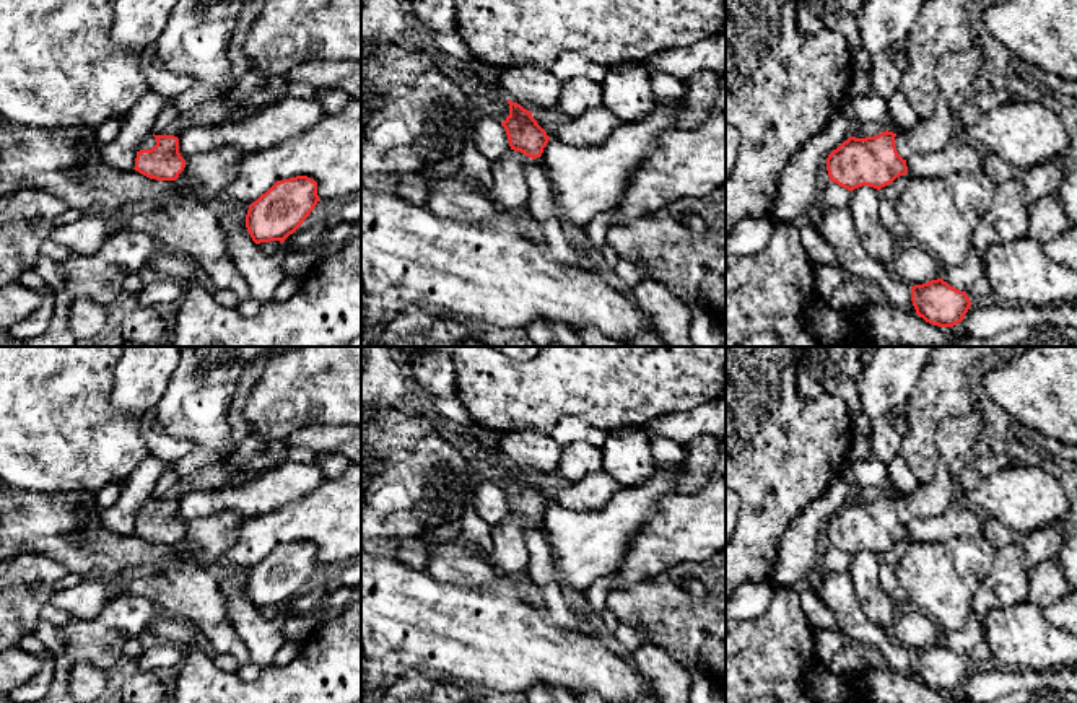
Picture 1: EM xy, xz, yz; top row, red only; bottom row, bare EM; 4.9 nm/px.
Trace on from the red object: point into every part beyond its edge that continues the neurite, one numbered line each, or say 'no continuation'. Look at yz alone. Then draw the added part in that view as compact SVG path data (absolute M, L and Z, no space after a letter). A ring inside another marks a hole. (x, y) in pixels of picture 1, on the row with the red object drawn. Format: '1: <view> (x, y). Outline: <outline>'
1: yz (955, 72). Outline: M968 49L945 54L935 70L939 98L931 117L919 120L909 132L895 137L895 146L903 159L942 150L953 138L950 101L955 94L968 96L973 80L983 70L981 50Z

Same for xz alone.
1: xz (510, 189). Outline: M508 151L491 163L491 187L486 197L506 208L508 215L516 215L529 200L525 182L525 166L530 161L521 151Z

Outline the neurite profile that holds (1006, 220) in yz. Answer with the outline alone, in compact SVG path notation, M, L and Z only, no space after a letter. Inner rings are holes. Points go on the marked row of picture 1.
M1022 176L996 186L991 205L978 223L973 239L973 247L978 251L983 265L992 244L1004 244L1027 236L1028 207Z

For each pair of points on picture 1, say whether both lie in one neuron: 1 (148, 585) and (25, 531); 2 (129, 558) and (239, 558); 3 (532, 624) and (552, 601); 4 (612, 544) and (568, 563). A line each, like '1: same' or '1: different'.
1: same
2: different
3: different
4: same

